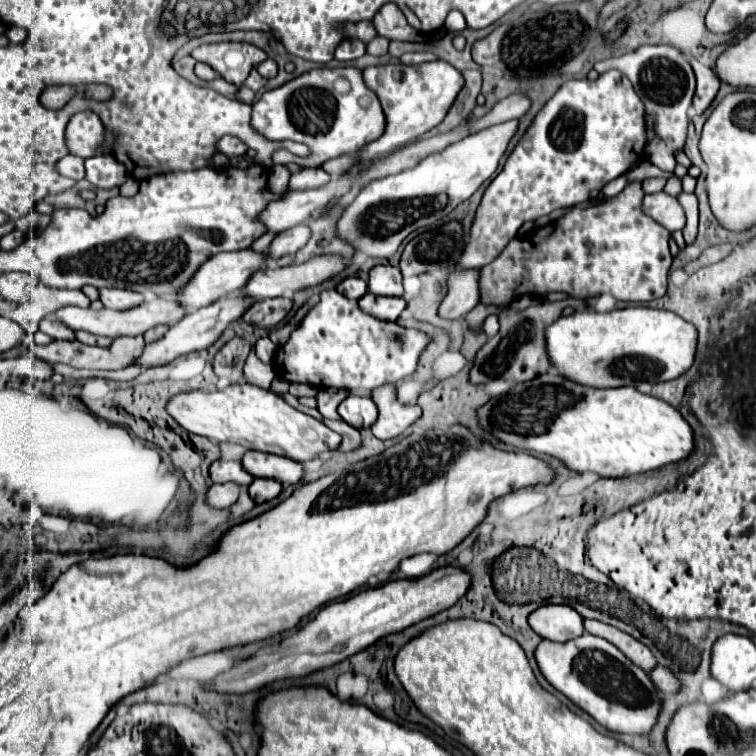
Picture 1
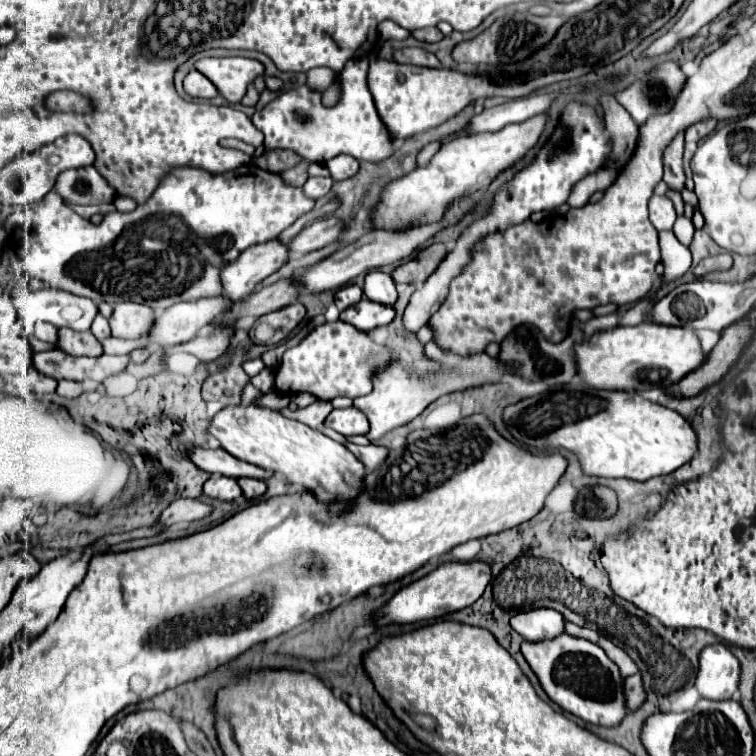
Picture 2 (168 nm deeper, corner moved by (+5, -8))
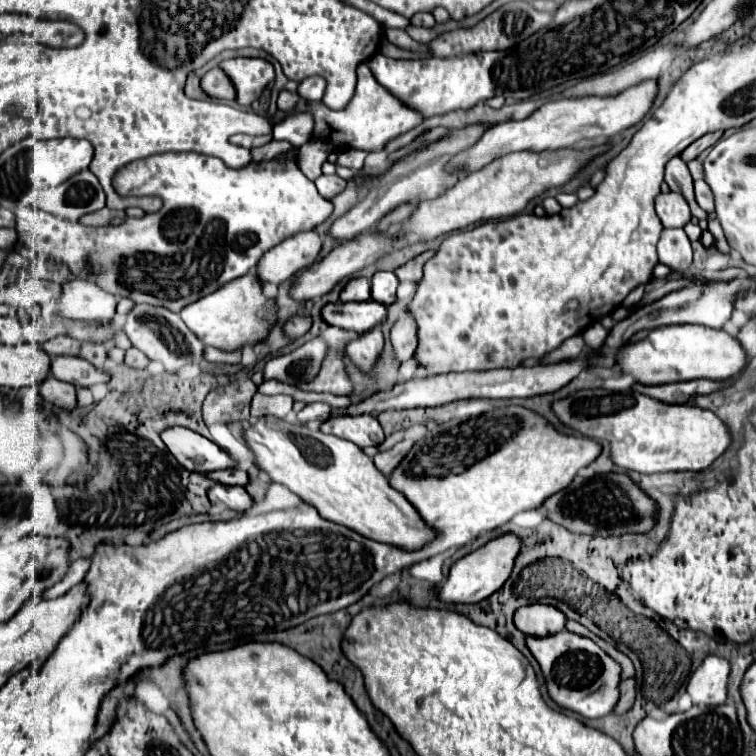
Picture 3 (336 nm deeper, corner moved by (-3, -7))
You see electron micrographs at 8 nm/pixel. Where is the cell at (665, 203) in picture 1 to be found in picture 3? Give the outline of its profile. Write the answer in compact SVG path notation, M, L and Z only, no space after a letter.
M659 193L655 197L655 211L663 223L663 227L685 227L687 221L691 221L689 203L679 193Z

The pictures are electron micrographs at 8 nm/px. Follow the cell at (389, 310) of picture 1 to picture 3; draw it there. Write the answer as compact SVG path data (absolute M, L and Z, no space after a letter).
M373 299L363 303L327 303L321 309L321 317L325 323L355 333L369 331L371 327L379 325L385 315L385 305L375 303Z

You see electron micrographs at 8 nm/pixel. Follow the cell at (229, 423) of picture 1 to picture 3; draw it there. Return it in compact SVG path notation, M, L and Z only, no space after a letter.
M263 417L253 425L245 439L255 455L257 467L313 505L319 515L337 525L345 525L363 537L383 541L403 551L415 551L435 539L437 531L427 527L415 507L395 491L387 477L373 465L355 443L335 439L317 427L291 425L277 417Z

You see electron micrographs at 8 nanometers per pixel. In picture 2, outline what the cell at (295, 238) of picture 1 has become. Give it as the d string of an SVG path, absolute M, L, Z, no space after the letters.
M317 220L309 226L305 226L291 242L289 242L289 252L291 254L307 254L313 250L319 250L331 242L335 242L335 236L339 236L339 224L335 220Z

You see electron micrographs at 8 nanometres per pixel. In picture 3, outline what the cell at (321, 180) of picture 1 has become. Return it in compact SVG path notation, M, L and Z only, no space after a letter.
M321 175L315 179L315 187L319 191L319 195L323 195L325 199L333 199L335 195L339 195L345 189L347 181L341 179L339 175Z

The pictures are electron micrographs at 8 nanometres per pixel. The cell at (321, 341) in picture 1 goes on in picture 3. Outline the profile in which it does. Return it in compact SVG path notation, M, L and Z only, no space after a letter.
M343 347L329 349L327 357L323 361L323 367L319 375L303 385L307 391L317 391L317 393L333 393L333 395L349 395L351 393L351 383L345 373L345 351Z

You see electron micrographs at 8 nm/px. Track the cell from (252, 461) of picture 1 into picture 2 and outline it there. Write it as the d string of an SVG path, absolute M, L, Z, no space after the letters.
M193 448L191 450L191 460L205 472L215 472L223 474L229 478L257 478L257 480L267 480L273 476L273 472L263 470L255 464L243 462L223 448L211 450L211 448Z

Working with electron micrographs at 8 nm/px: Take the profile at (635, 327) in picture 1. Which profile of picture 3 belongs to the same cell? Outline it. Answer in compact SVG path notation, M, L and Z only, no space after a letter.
M667 325L649 333L645 341L625 345L619 351L619 367L623 373L633 375L643 385L663 385L691 379L725 381L739 377L749 365L749 355L741 347L739 339L723 329L711 329L705 325Z

